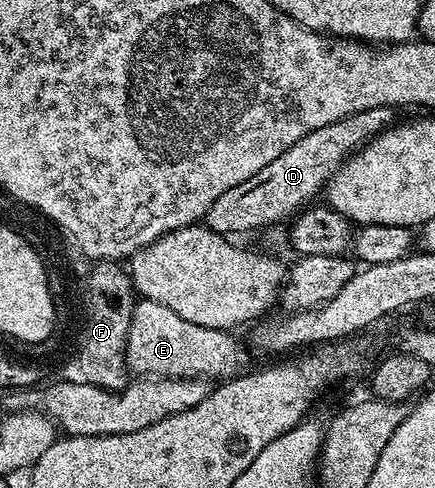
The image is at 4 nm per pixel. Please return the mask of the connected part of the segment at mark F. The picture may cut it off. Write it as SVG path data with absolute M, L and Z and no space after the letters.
M116 261L97 262L89 275L84 307L76 313L70 331L66 331L66 335L76 341L70 353L72 363L66 364L62 373L66 381L92 384L113 392L127 386L130 375L124 349L135 304L136 292L127 270Z

